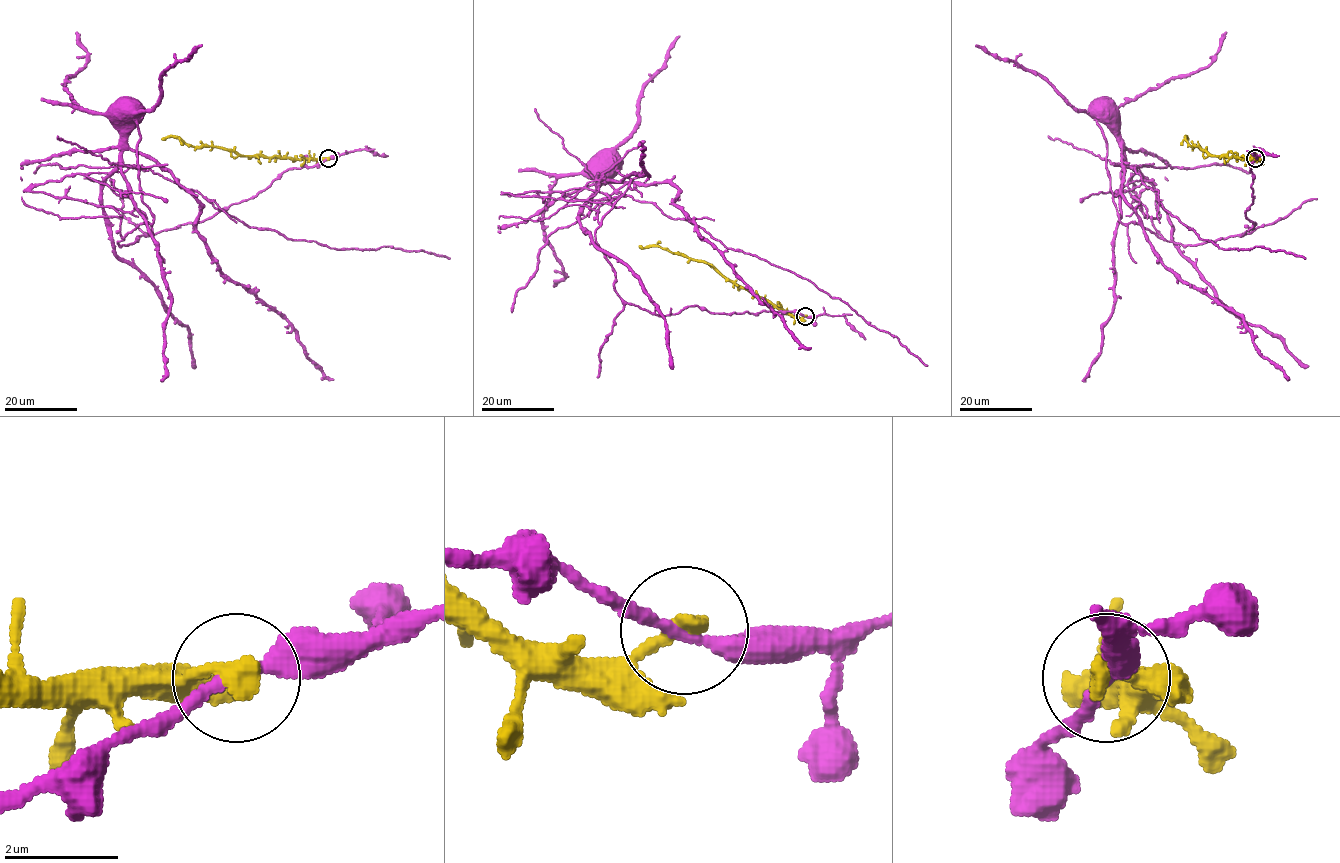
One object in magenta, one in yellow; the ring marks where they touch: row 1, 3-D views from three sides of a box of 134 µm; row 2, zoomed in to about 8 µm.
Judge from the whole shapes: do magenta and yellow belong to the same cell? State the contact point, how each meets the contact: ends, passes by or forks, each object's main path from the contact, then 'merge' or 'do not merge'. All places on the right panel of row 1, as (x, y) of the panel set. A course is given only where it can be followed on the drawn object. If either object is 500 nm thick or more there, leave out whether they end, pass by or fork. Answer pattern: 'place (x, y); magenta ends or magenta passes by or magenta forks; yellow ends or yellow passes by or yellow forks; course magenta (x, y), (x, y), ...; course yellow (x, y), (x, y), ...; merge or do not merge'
place (1255, 158); magenta passes by; yellow ends; course magenta (1256, 159), (1254, 198), (1245, 211), (1256, 225), (1197, 245), (1170, 242), (1119, 220), (1096, 121), (1102, 106); course yellow (1256, 159), (1212, 156), (1200, 147), (1191, 146), (1187, 138), (1185, 140); do not merge

